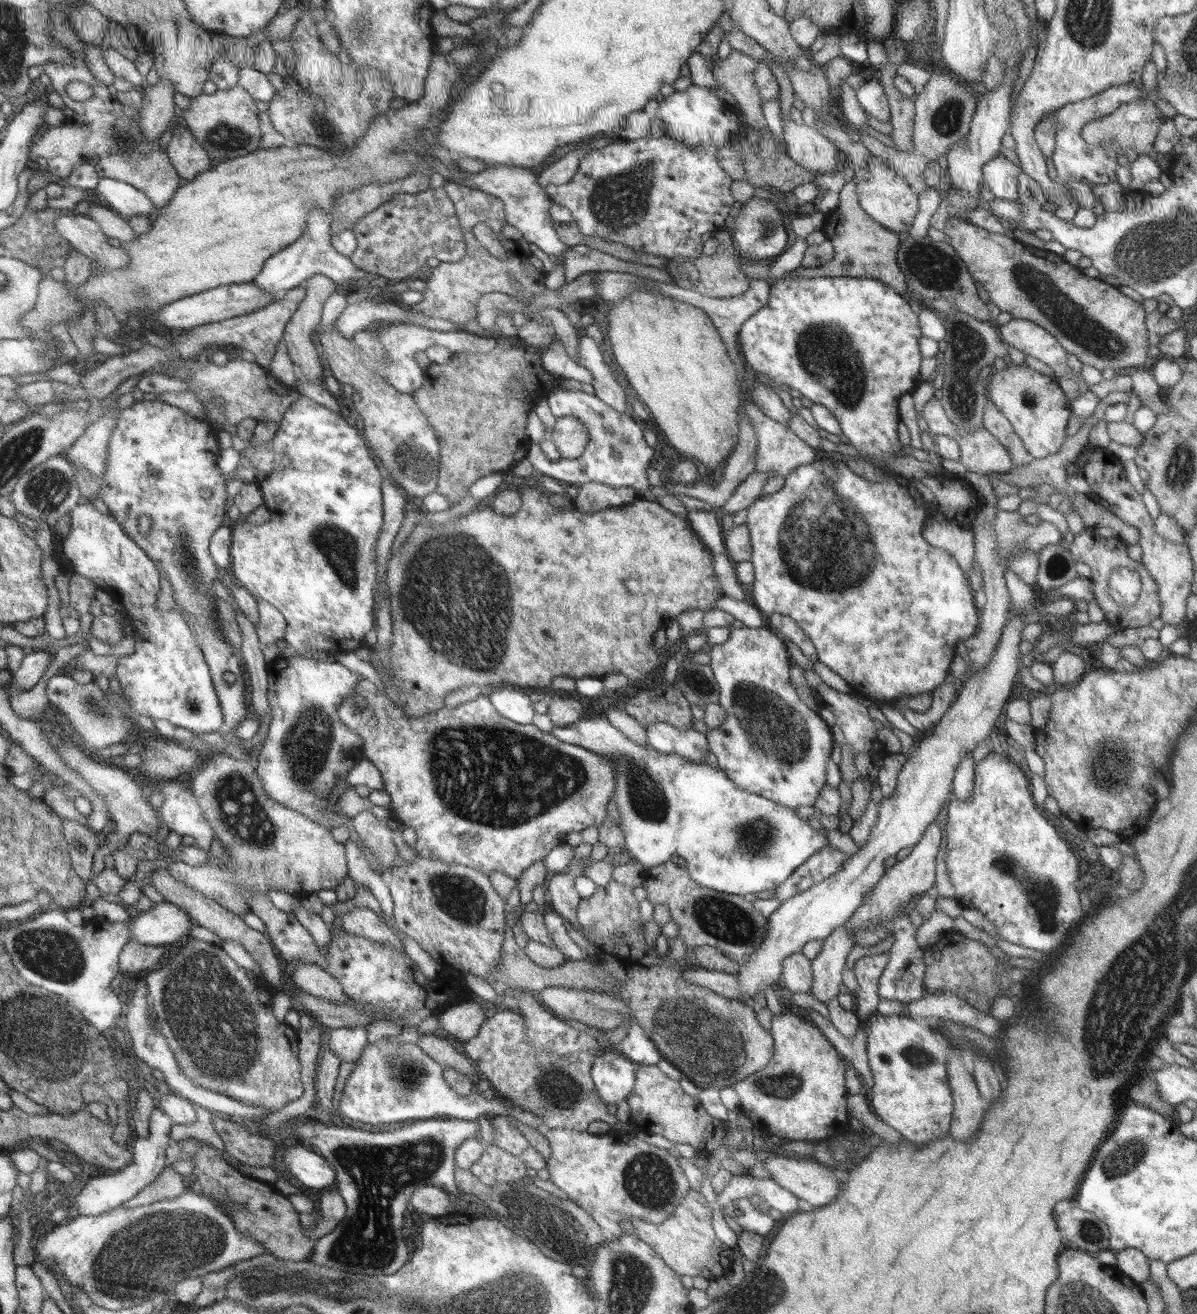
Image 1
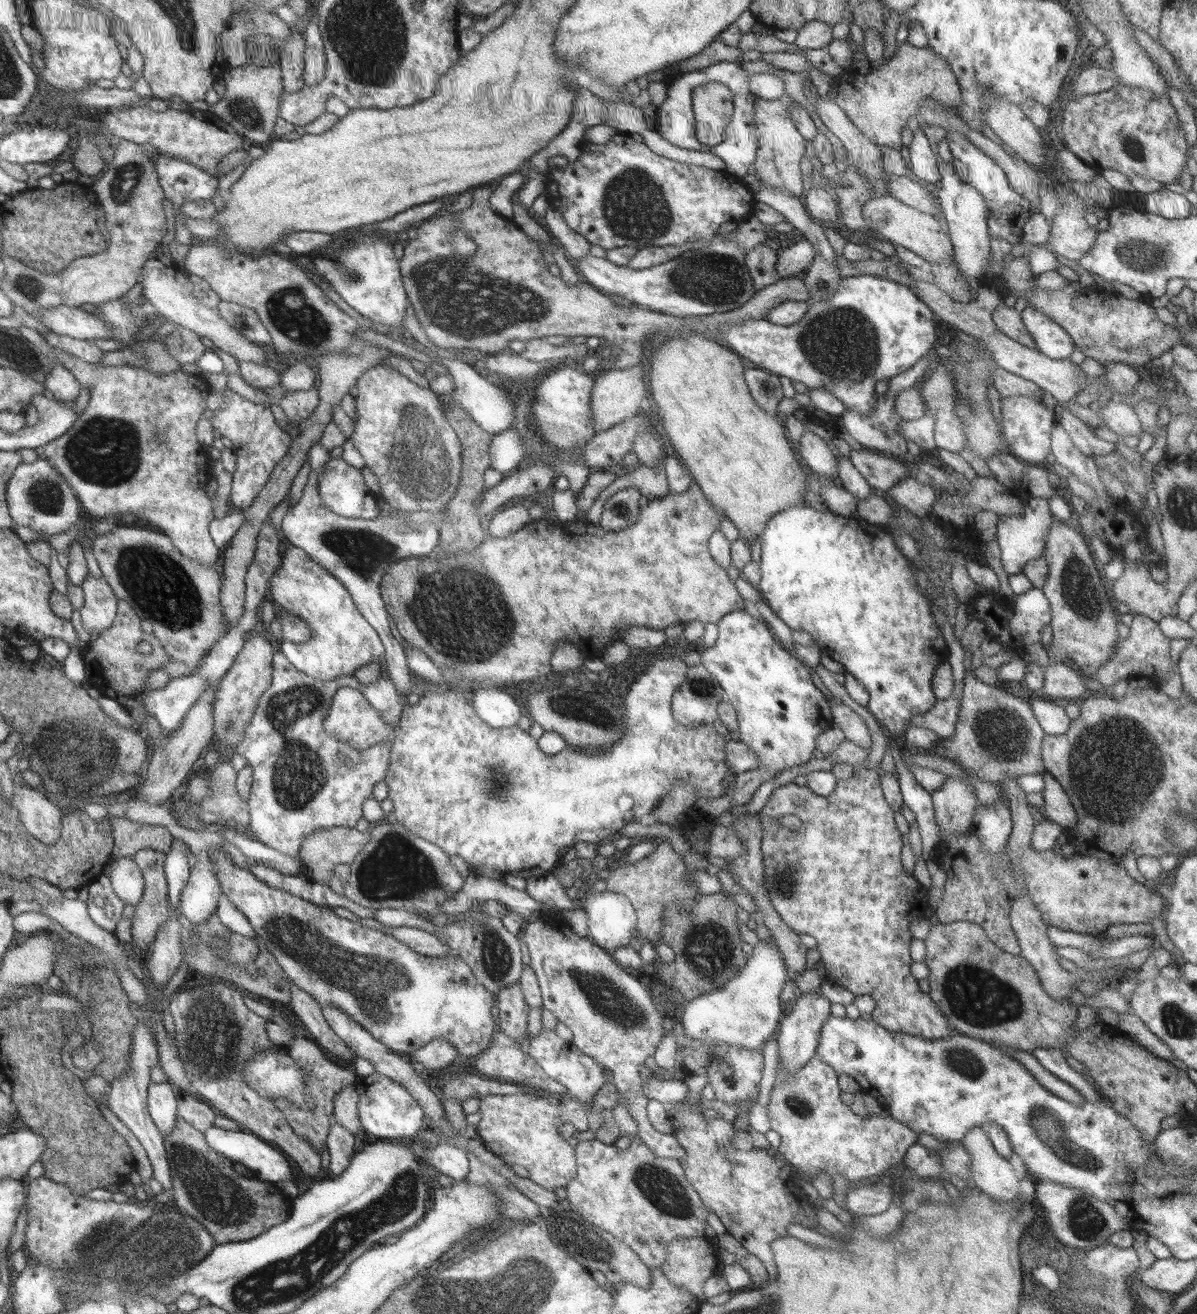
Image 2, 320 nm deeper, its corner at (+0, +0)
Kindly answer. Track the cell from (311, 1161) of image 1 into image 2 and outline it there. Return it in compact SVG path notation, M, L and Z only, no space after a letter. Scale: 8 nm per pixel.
M210 1127L203 1131L207 1142L220 1154L231 1159L232 1162L243 1164L250 1171L255 1172L261 1180L277 1183L279 1180L293 1180L296 1178L296 1168L290 1159L271 1143L264 1142L255 1134L242 1131L225 1130L219 1127Z

